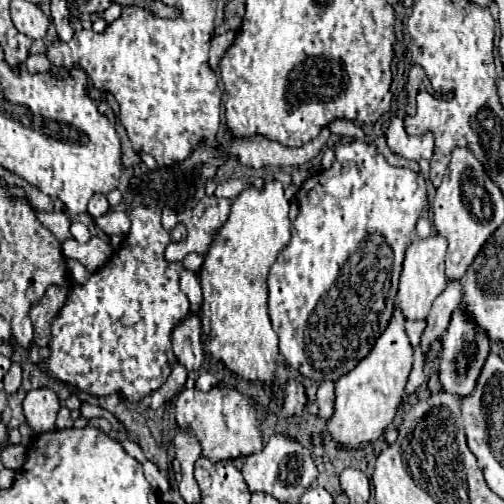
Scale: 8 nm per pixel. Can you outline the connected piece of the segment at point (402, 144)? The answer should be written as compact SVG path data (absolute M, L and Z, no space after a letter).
M393 118L387 132L385 132L385 138L387 138L387 146L397 154L397 156L403 156L407 160L431 160L433 156L433 136L427 132L423 136L409 136L405 132L405 126L403 126L403 119Z

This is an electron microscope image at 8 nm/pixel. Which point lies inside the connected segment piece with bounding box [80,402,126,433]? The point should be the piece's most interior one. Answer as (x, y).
(87, 411)

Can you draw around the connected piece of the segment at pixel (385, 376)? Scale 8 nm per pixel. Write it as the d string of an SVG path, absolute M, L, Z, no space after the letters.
M395 308L395 316L391 318L387 332L383 332L383 336L379 336L379 340L375 342L375 348L367 354L367 360L361 360L347 376L343 376L335 382L335 412L327 420L327 430L339 446L353 448L353 450L363 448L369 442L377 440L385 432L385 428L393 422L395 412L397 412L401 398L403 398L403 390L405 390L405 382L407 382L411 364L413 364L413 348L409 344L409 338L405 334L403 324L405 324L405 318L403 318L401 310Z

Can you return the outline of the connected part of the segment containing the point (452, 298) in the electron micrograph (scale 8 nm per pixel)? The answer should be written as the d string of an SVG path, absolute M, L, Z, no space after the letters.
M449 282L447 288L443 290L443 294L437 296L437 300L433 302L431 314L427 318L427 328L421 334L421 350L423 350L423 354L427 354L431 350L431 346L433 346L433 342L439 340L445 334L445 330L449 326L449 320L451 320L451 314L453 314L455 308L459 308L461 298L463 298L461 282Z

